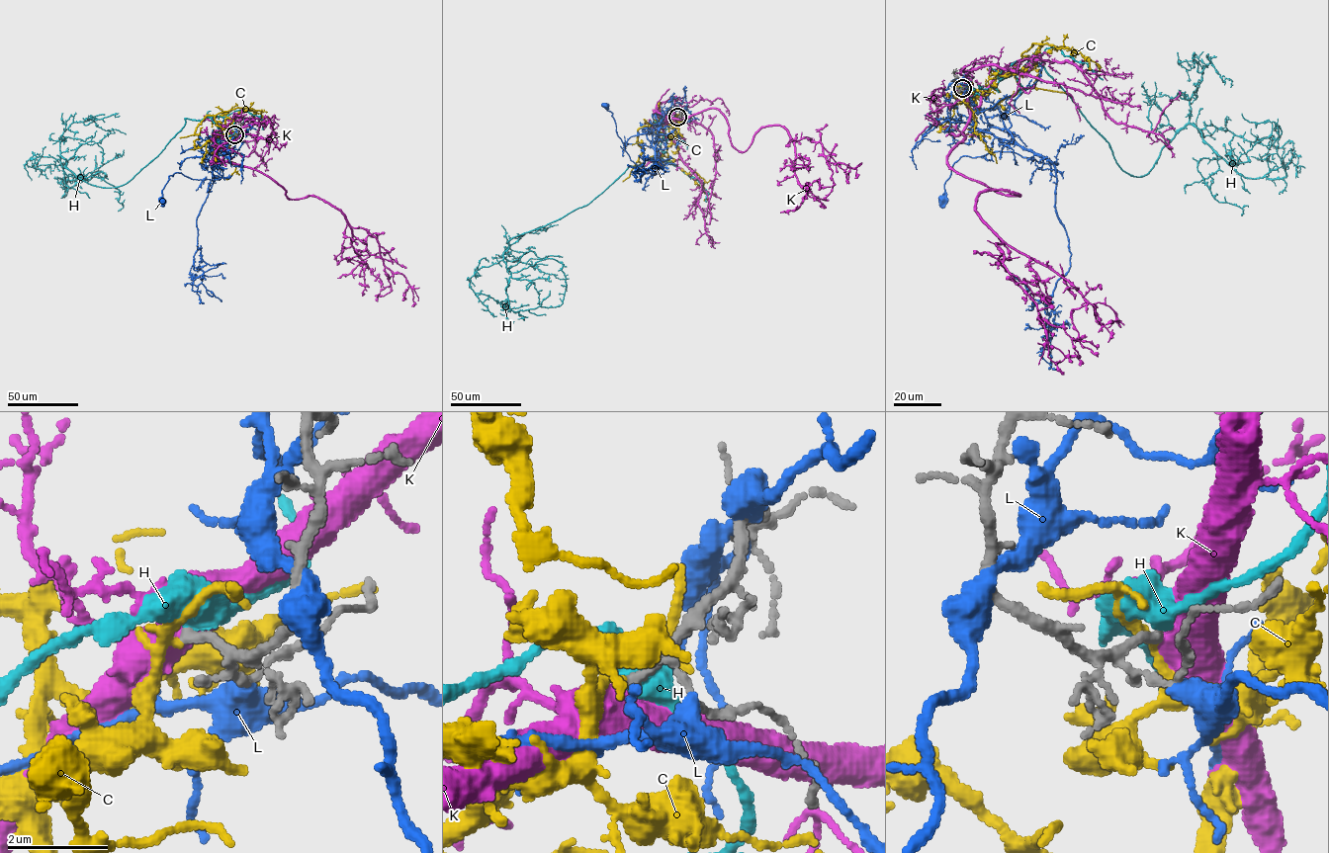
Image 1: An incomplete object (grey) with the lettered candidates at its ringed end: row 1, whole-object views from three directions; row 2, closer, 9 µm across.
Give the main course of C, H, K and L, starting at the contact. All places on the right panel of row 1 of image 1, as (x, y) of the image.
C: (962, 88), (992, 109), (1039, 71), (1023, 56), (989, 77), (1020, 73), (1036, 53), (1024, 75)
H: (962, 88), (991, 88), (1042, 60), (1131, 176), (1193, 124), (1246, 177), (1284, 177), (1277, 124), (1242, 113)
K: (962, 88), (970, 119), (947, 164), (1019, 195), (985, 190), (977, 214), (1002, 240), (1064, 374)
L: (963, 90), (991, 127), (1005, 128), (1018, 144), (1058, 164), (1011, 151), (962, 155), (944, 185), (943, 201)

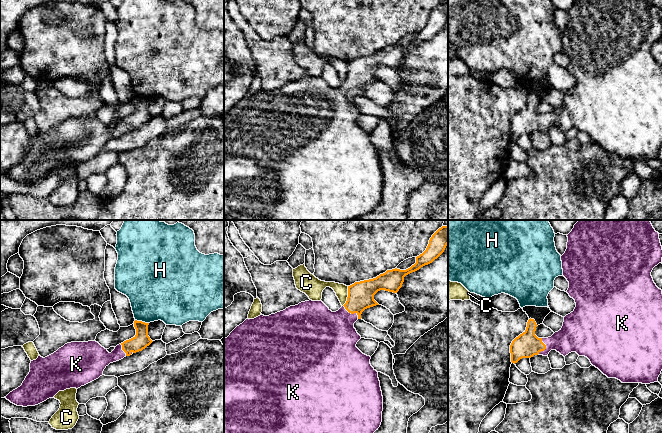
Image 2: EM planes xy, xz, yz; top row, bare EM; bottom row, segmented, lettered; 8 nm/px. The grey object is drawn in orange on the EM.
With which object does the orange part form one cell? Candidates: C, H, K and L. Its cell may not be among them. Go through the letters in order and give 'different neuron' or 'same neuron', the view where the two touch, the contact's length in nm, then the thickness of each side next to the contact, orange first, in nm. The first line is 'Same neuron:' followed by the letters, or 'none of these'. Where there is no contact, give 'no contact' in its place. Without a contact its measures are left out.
Same neuron: K
C: different neuron; contact in xz; length 170 nm; calibres 200 and 110 nm
H: different neuron; contact in xy; length 120 nm; calibres 130 and 420 nm
K: same neuron; contact in xz; length 170 nm; calibres 200 and 400 nm
L: different neuron; no contact

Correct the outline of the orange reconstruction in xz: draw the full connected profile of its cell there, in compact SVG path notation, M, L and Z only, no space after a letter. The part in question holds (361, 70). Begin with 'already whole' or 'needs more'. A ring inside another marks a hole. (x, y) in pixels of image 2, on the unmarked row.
needs more; M448 2L439 4L430 14L426 26L416 33L416 39L406 46L392 45L376 54L355 58L348 62L346 79L336 88L332 88L322 77L305 77L290 82L283 87L269 92L260 91L254 95L246 95L224 115L224 213L234 220L355 220L371 212L381 201L383 187L383 172L378 154L378 148L370 140L370 132L363 130L357 123L361 112L354 104L354 99L361 95L362 88L379 81L374 71L385 66L397 69L402 63L404 53L421 43L432 39L448 21Z

